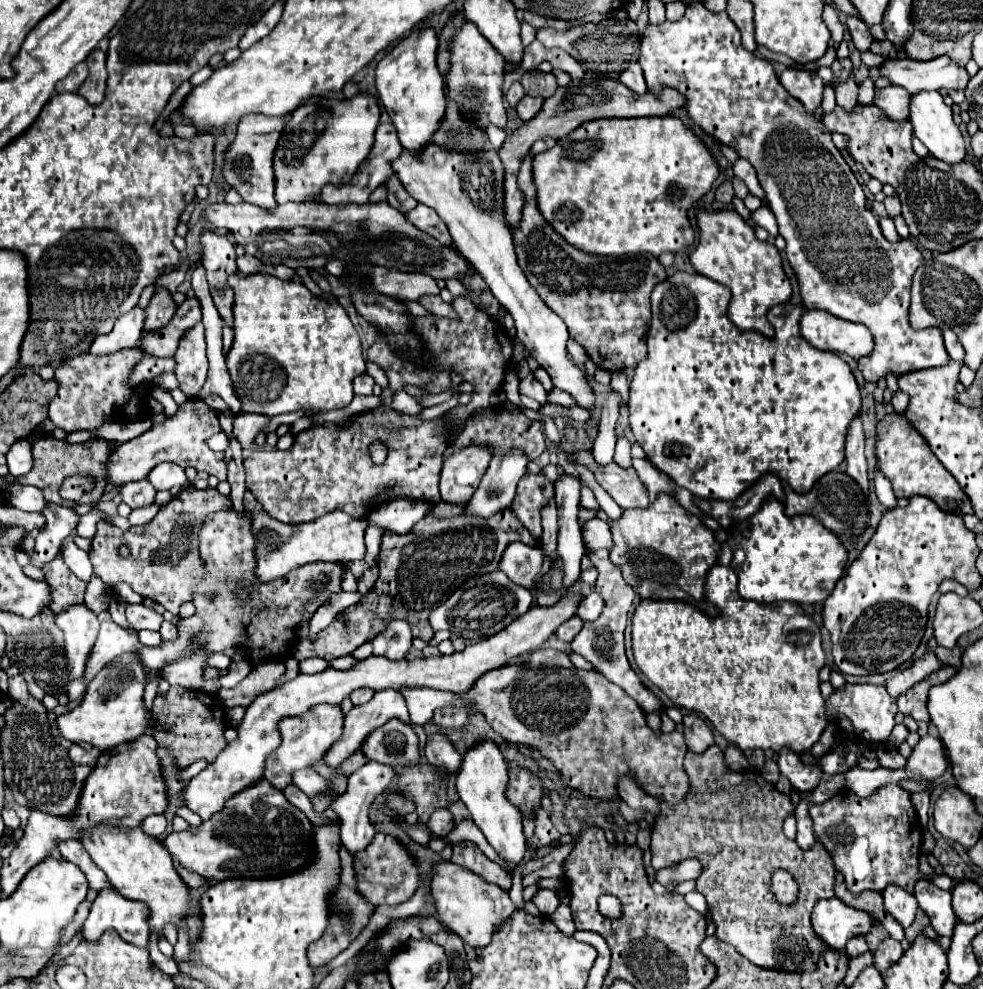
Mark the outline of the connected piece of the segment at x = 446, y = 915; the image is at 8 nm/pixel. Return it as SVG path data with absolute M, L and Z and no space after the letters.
M440 862L438 866L434 866L432 896L436 900L440 920L446 924L446 928L458 934L472 948L488 946L492 934L500 926L504 926L504 922L508 922L508 918L512 918L512 914L516 912L516 906L512 904L508 892L500 890L496 884L484 882L480 876L464 870L454 862Z

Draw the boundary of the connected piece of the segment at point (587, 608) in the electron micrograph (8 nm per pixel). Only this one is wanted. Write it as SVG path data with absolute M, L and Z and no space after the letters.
M592 592L592 594L584 596L584 600L580 602L580 606L576 610L576 616L580 616L584 622L586 620L596 620L602 612L602 606L604 606L604 600L596 592Z

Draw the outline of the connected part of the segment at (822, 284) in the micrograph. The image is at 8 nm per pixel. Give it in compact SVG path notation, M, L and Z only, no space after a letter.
M690 2L686 6L686 14L678 22L648 26L642 38L638 64L644 70L644 78L652 94L660 94L664 88L678 90L686 98L684 110L692 122L722 144L734 148L738 156L750 160L750 164L756 168L760 186L766 192L764 202L774 212L780 234L786 240L786 256L798 276L804 306L822 308L838 318L860 322L872 332L873 352L857 361L858 369L866 380L878 382L888 372L900 376L950 362L944 350L942 330L938 326L914 330L908 320L912 276L922 264L920 250L910 240L888 242L882 236L878 218L866 210L862 186L834 146L832 134L782 88L768 60L744 50L740 30L736 30L736 24L726 12L710 12L702 2Z

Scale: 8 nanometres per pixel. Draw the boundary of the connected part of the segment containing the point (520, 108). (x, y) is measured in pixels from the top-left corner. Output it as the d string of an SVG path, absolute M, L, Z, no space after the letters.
M524 96L520 102L518 102L518 106L516 106L516 112L518 112L518 116L522 118L522 120L530 120L530 118L534 118L538 112L540 112L540 108L542 108L542 98L532 98L532 96Z

